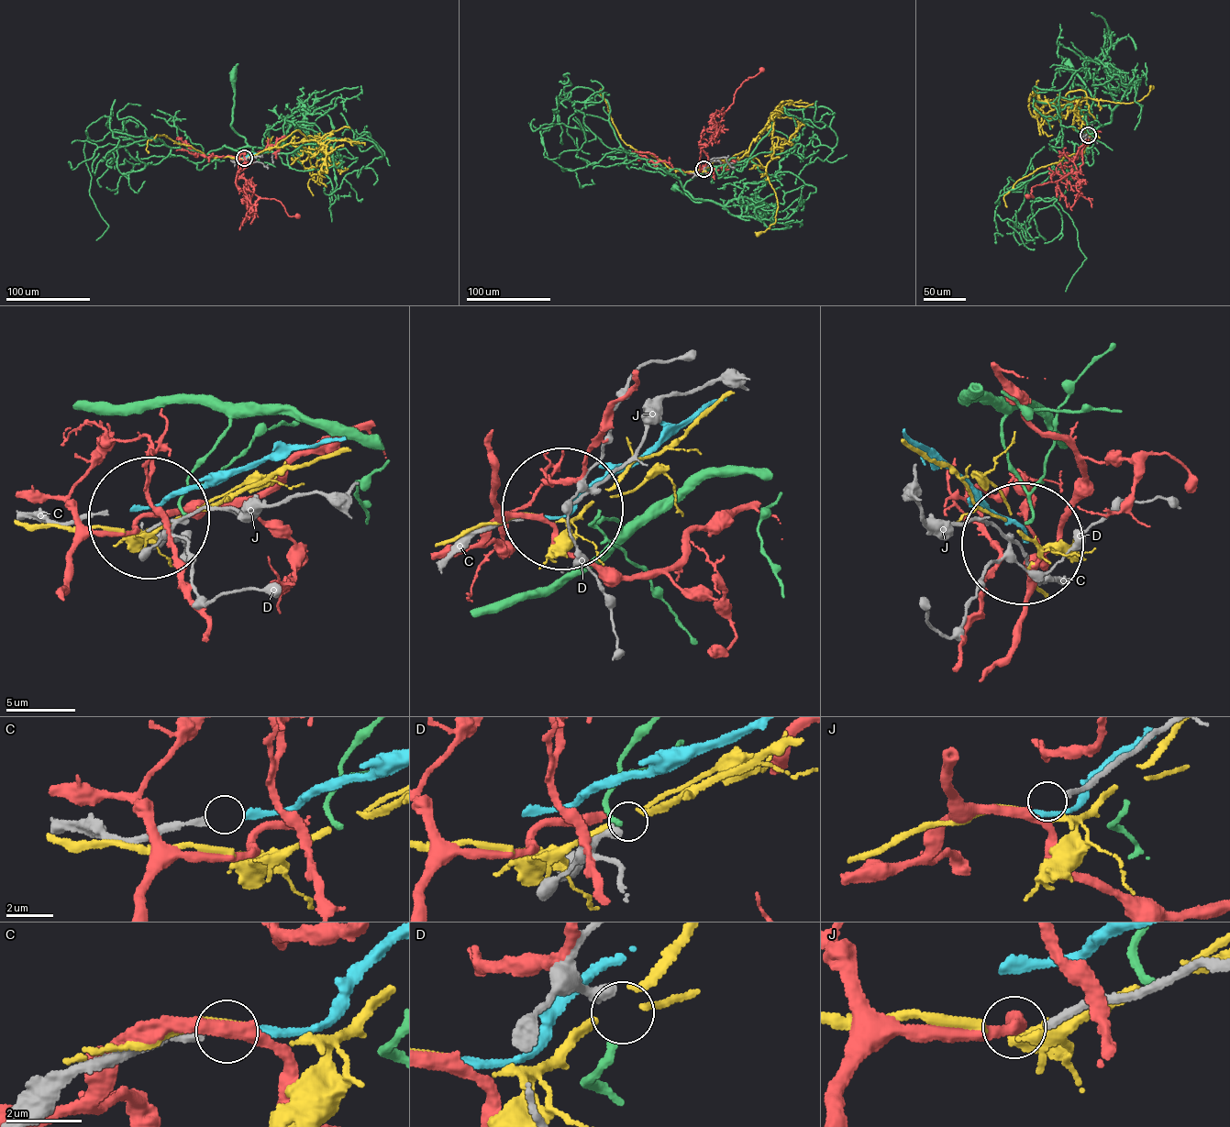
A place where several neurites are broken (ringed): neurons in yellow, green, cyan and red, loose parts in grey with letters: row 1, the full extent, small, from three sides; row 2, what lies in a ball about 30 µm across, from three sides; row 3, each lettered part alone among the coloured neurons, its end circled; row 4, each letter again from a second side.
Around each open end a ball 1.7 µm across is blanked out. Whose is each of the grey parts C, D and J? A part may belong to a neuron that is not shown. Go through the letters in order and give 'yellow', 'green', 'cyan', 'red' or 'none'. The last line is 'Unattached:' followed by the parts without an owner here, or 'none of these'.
C: cyan
D: green
J: red
Unattached: none of these

